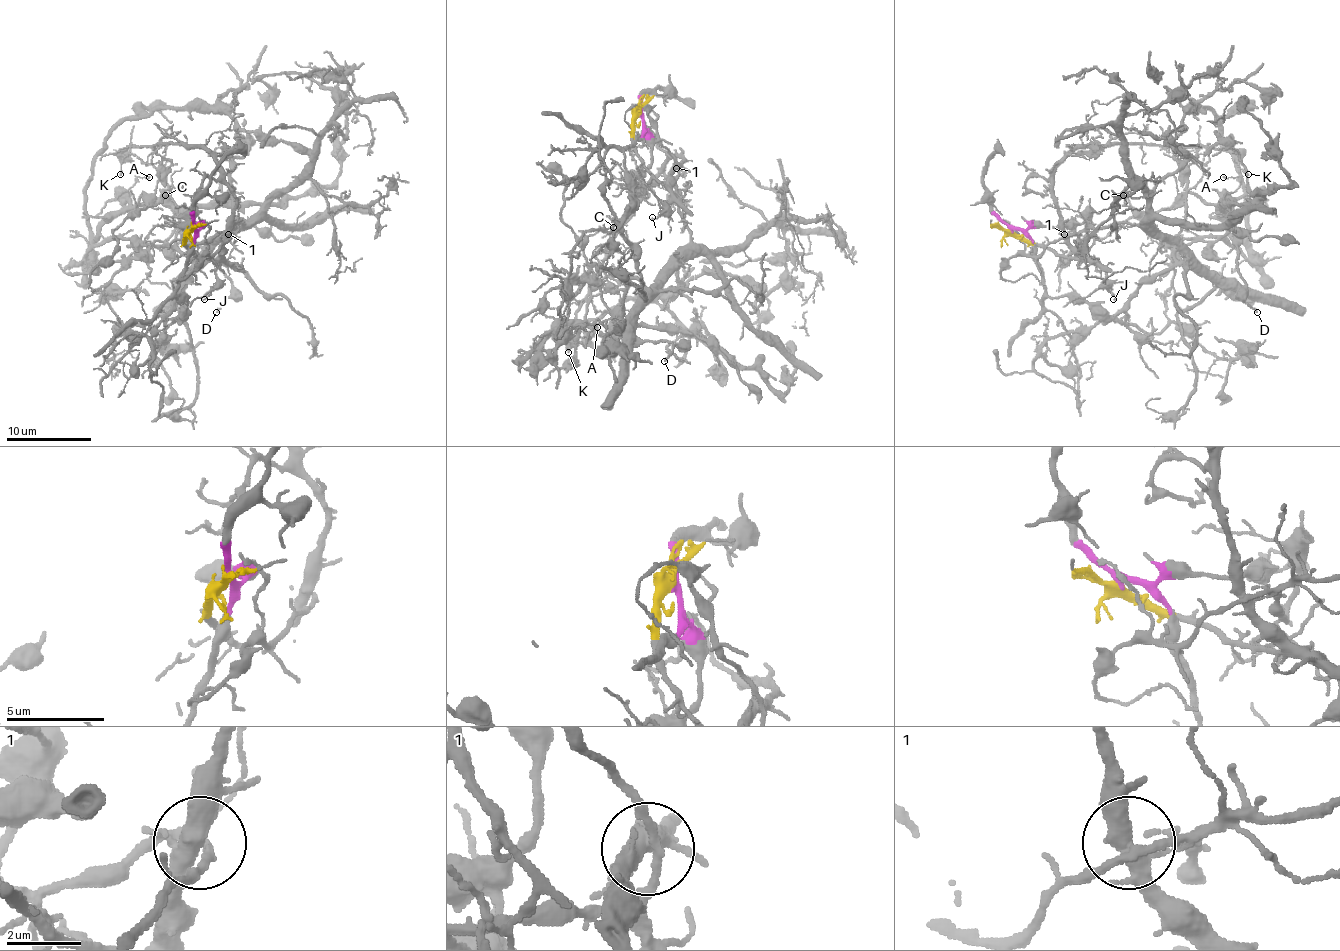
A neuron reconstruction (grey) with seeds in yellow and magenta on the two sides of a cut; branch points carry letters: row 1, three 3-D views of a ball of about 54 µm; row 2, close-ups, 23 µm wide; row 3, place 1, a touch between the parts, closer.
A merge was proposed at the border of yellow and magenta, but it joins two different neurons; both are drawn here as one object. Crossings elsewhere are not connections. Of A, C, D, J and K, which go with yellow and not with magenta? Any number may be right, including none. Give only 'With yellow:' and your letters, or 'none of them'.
With yellow: A, J, K

